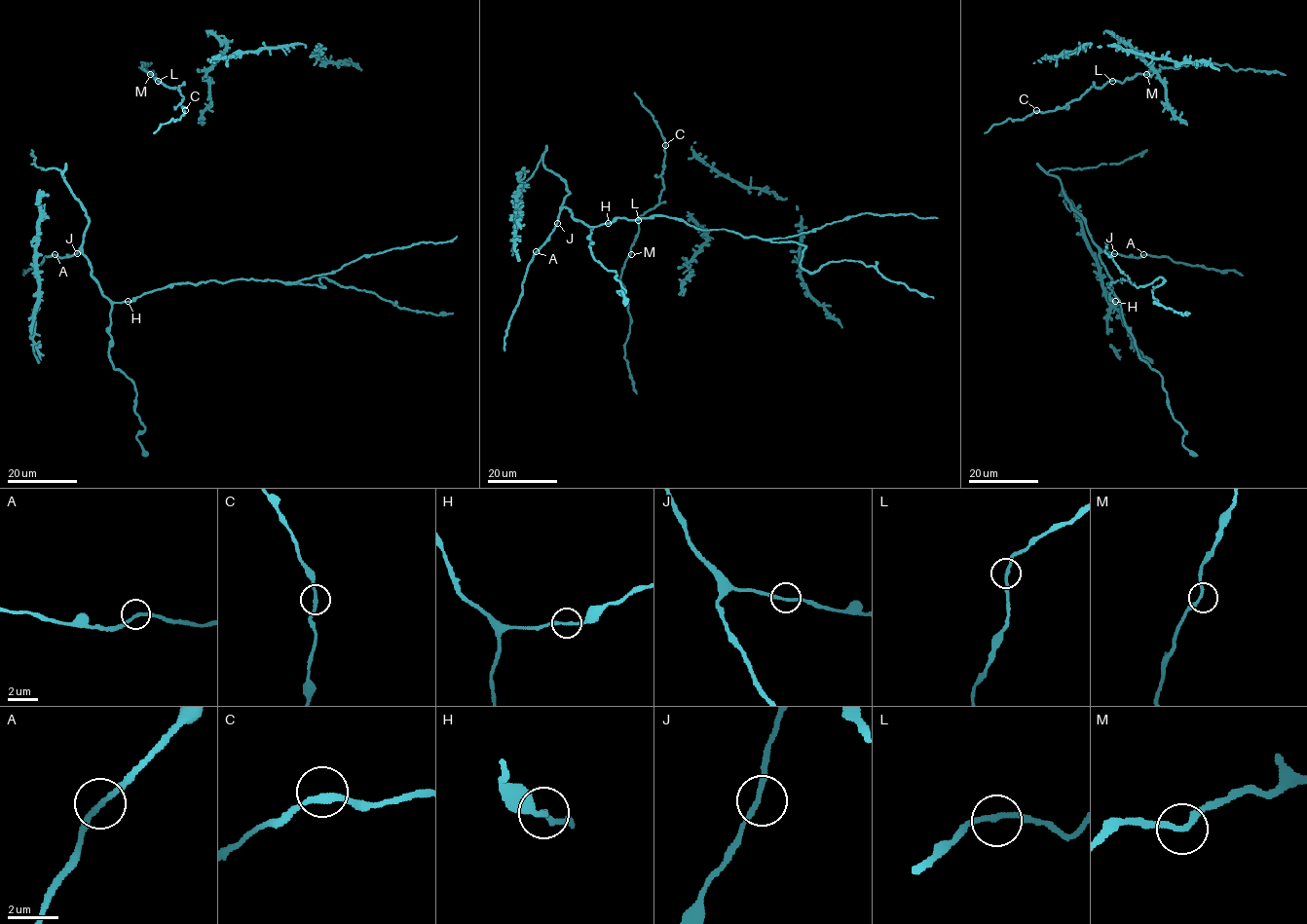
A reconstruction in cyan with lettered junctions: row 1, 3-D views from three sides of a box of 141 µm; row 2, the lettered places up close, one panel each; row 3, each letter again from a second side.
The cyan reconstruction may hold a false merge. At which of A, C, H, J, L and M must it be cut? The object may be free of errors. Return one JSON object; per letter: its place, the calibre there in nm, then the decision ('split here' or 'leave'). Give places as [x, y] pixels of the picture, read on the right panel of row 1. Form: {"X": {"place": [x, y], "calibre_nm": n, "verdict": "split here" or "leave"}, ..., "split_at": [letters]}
{"A": {"place": [1143, 254], "calibre_nm": 220, "verdict": "leave"}, "C": {"place": [1036, 110], "calibre_nm": 240, "verdict": "leave"}, "H": {"place": [1115, 301], "calibre_nm": 200, "verdict": "leave"}, "J": {"place": [1114, 253], "calibre_nm": 200, "verdict": "leave"}, "L": {"place": [1112, 81], "calibre_nm": 200, "verdict": "leave"}, "M": {"place": [1146, 74], "calibre_nm": 190, "verdict": "leave"}, "split_at": []}

